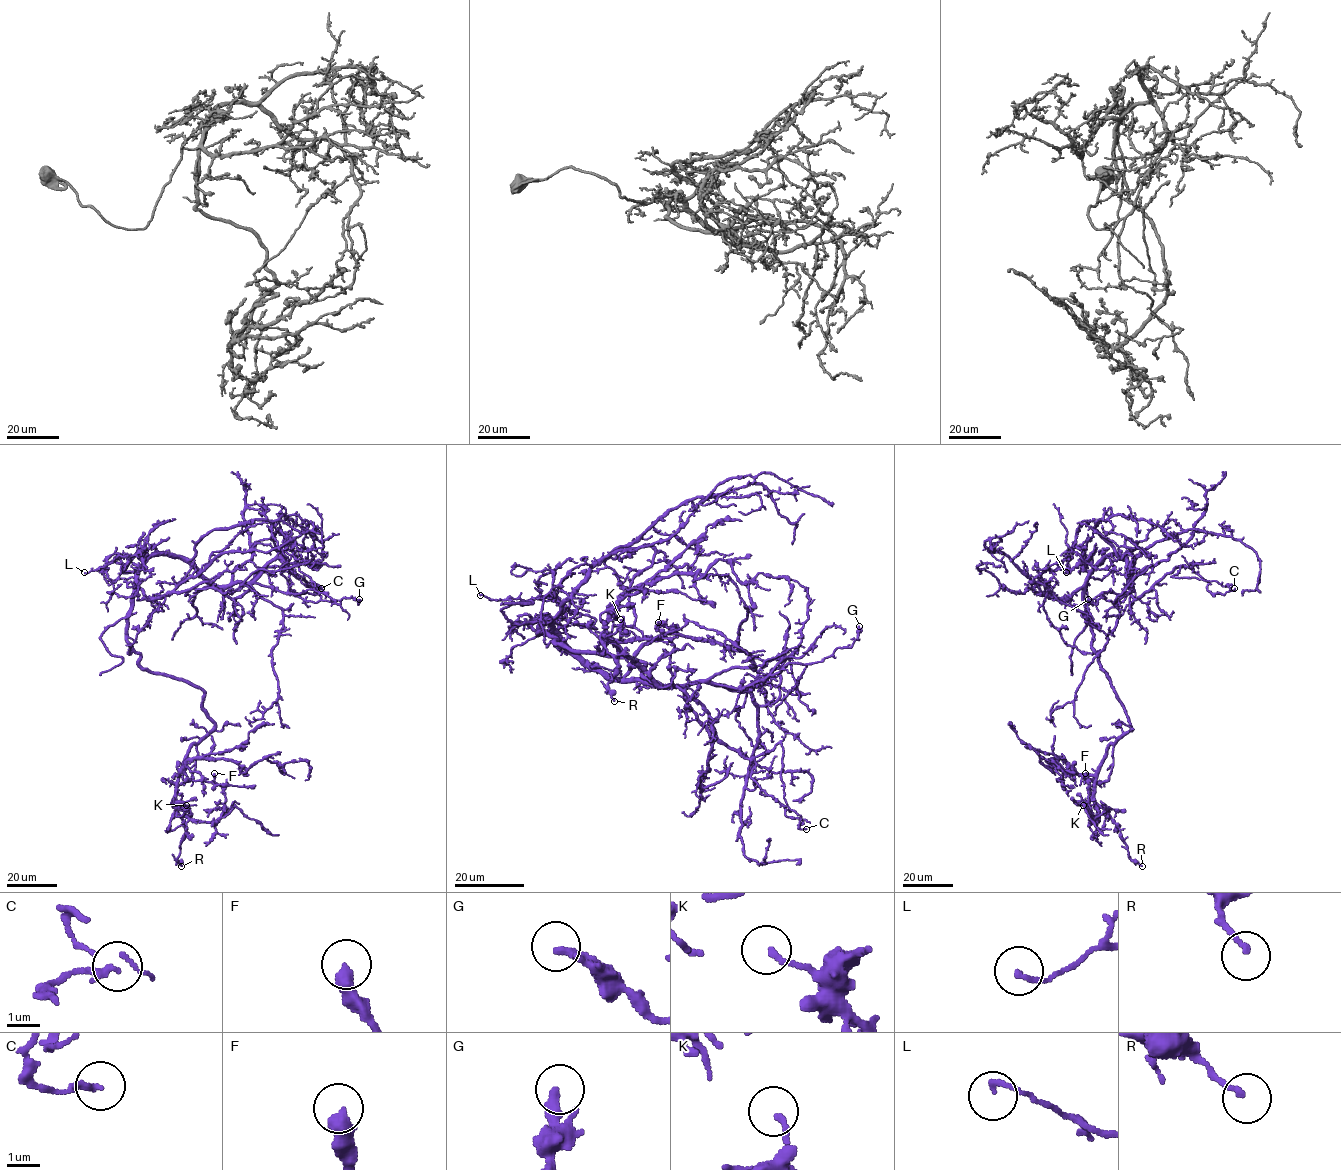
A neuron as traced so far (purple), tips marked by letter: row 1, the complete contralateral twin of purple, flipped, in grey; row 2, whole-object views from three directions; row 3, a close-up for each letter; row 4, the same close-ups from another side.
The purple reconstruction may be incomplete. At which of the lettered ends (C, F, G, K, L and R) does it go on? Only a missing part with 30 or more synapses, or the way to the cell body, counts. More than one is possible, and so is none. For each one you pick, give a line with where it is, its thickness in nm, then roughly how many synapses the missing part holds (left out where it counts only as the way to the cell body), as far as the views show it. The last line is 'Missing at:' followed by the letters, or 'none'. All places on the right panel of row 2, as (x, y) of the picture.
Missing at: none

